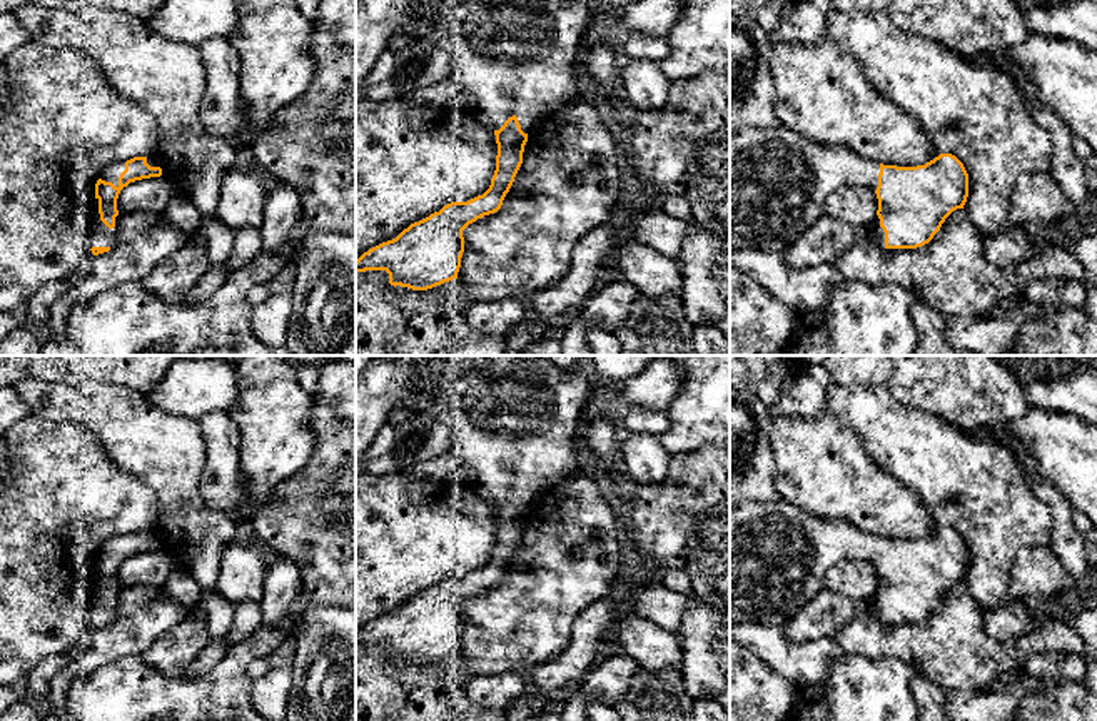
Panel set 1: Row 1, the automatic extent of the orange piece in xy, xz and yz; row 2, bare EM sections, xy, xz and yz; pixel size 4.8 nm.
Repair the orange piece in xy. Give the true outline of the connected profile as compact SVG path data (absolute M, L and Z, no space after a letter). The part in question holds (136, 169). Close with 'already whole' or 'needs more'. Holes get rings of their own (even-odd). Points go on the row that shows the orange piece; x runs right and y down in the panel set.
M155 154L115 162L100 174L95 184L94 224L88 237L94 255L109 252L117 245L120 225L117 199L120 190L130 182L160 175L162 169Z; needs more

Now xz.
M359 0L356 5L356 103L364 100L362 82L376 60L389 50L389 38L396 33L429 37L439 42L454 60L454 73L461 85L461 103L476 120L494 132L498 144L496 170L489 189L468 202L451 202L439 212L411 224L396 239L382 242L356 260L356 274L386 270L391 285L427 290L458 279L464 252L463 230L478 219L501 209L514 177L523 164L523 152L531 130L548 115L571 100L583 98L576 57L591 22L591 10L584 0Z; needs more

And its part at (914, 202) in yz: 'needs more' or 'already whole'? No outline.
needs more

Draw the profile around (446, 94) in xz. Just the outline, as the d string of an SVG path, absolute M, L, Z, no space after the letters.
M452 73L446 82L411 92L404 102L409 107L447 108L459 103L461 98L461 85L456 73Z

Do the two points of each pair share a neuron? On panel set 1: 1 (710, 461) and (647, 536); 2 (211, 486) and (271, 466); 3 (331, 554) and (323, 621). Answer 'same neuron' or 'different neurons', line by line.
1: same neuron
2: different neurons
3: different neurons

